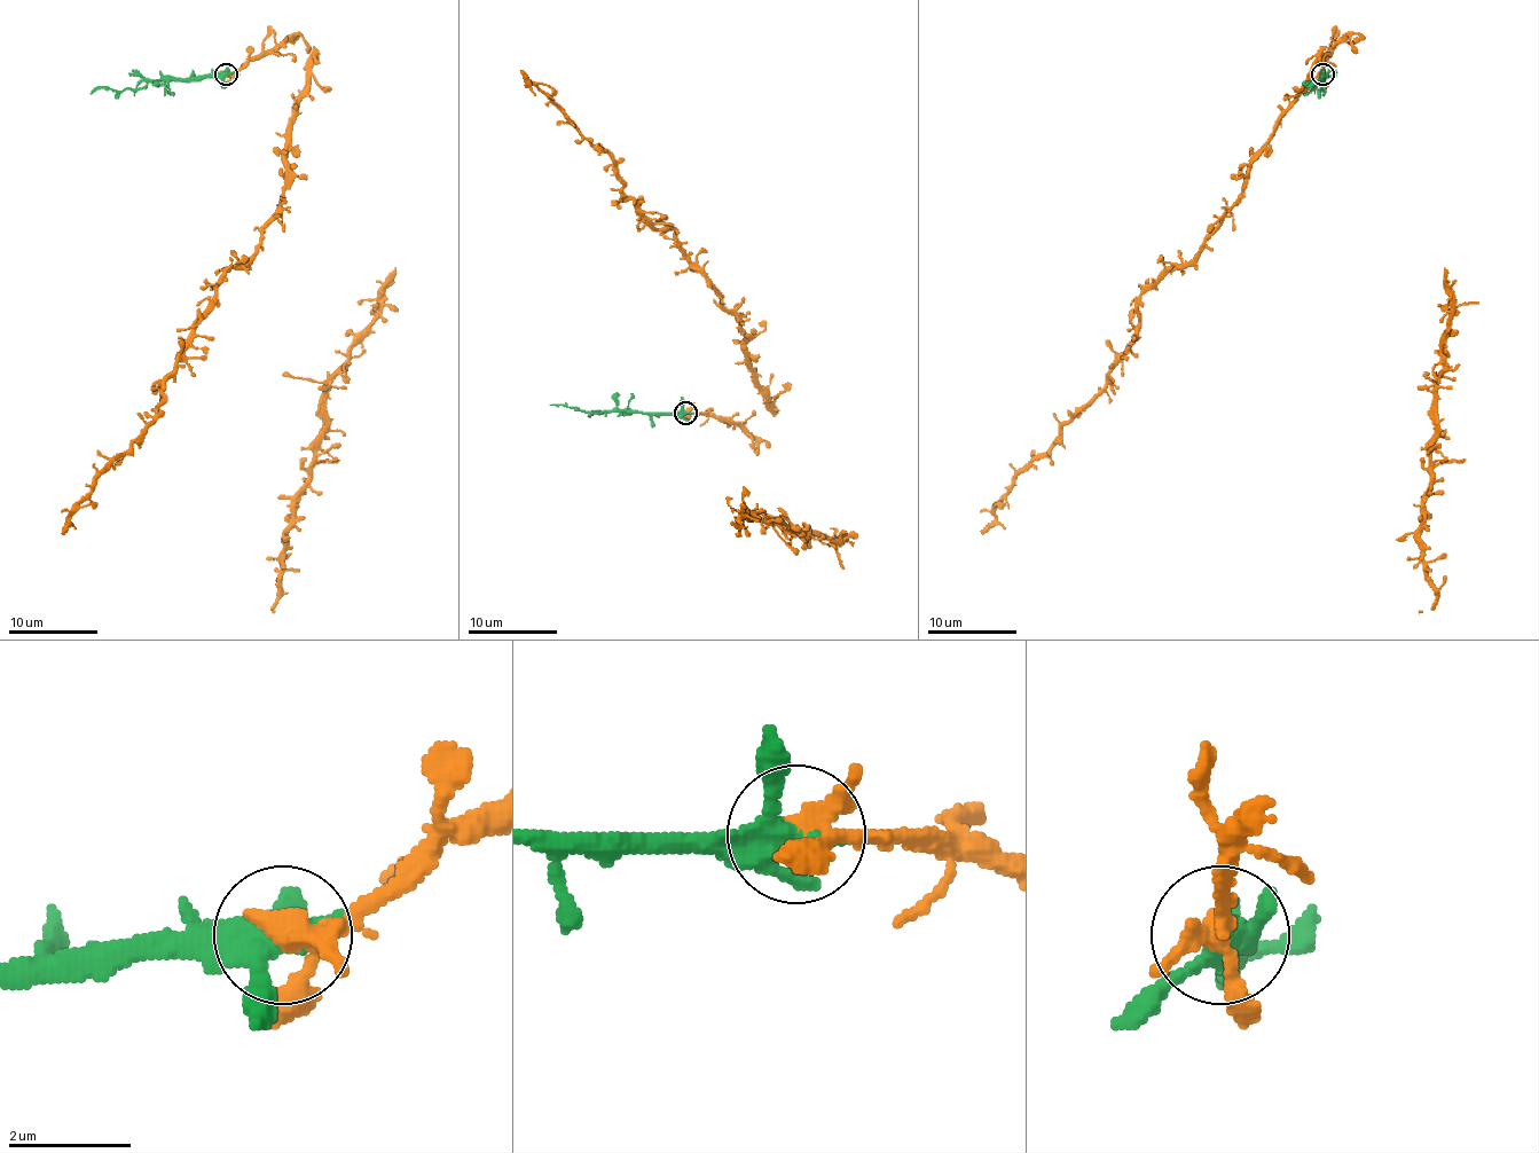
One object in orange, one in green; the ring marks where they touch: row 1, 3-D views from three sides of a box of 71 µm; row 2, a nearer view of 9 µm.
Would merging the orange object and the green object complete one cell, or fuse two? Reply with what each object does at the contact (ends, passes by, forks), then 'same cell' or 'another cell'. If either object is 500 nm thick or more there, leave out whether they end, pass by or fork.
orange forks; green forks; same cell

